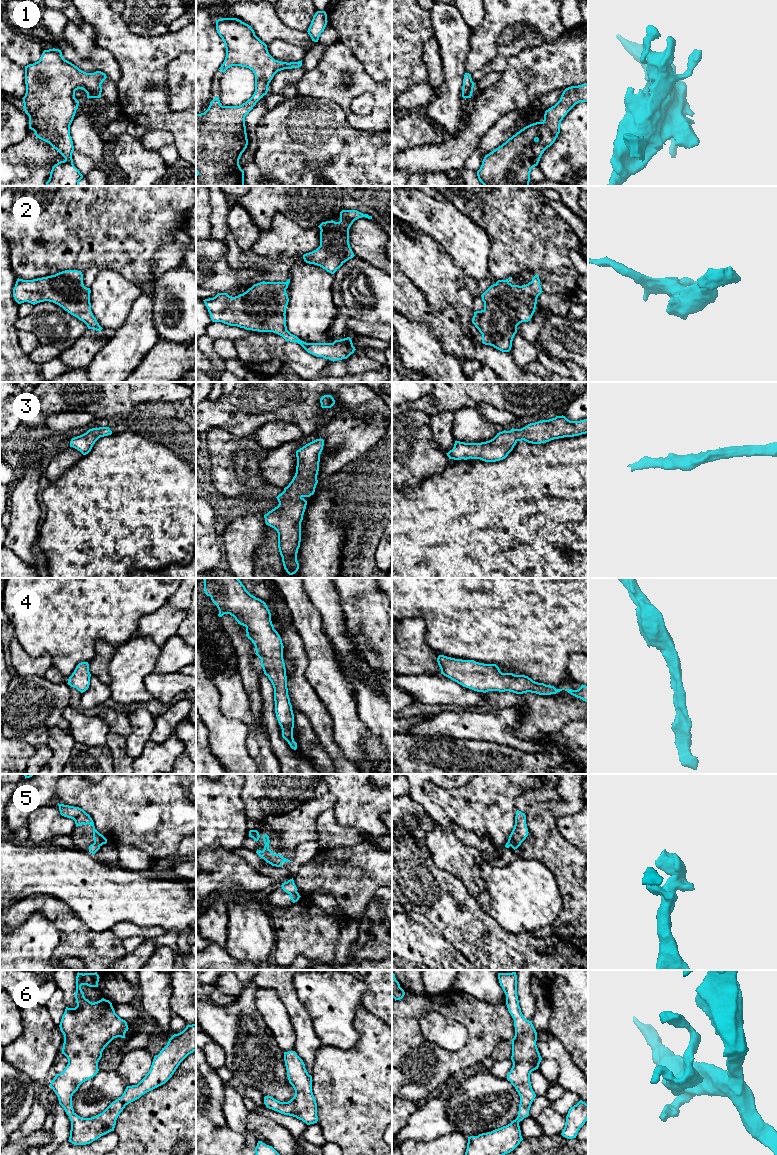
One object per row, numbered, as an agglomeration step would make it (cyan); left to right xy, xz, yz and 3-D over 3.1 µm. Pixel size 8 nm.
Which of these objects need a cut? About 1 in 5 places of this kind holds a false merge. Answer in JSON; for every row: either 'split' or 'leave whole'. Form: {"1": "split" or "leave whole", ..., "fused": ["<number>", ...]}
{"1": "leave whole", "2": "leave whole", "3": "leave whole", "4": "leave whole", "5": "leave whole", "6": "leave whole", "fused": []}

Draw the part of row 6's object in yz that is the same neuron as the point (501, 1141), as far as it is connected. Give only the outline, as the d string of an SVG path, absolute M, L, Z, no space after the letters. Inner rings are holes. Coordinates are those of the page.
M498 973L500 986L506 995L506 1005L514 1019L515 1036L512 1041L513 1066L507 1080L520 1096L518 1116L510 1124L491 1132L468 1137L465 1155L505 1155L513 1151L523 1140L519 1122L529 1116L531 1104L536 1097L530 1082L530 1074L538 1069L542 1060L536 1041L537 1032L524 1018L517 996L517 975Z

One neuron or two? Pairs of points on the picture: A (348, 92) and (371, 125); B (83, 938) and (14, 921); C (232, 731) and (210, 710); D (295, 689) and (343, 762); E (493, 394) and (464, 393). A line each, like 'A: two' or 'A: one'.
A: one
B: one
C: one
D: one
E: one

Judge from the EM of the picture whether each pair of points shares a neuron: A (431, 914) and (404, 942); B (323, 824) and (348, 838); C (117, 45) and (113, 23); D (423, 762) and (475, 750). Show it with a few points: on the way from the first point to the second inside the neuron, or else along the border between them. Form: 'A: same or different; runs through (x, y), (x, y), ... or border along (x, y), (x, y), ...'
A: different; border along (404, 911), (423, 914), (442, 935)
B: same; runs through (329, 830), (336, 836), (342, 837)
C: same; runs through (117, 40), (113, 35), (113, 28)
D: same; runs through (436, 762), (462, 762)

